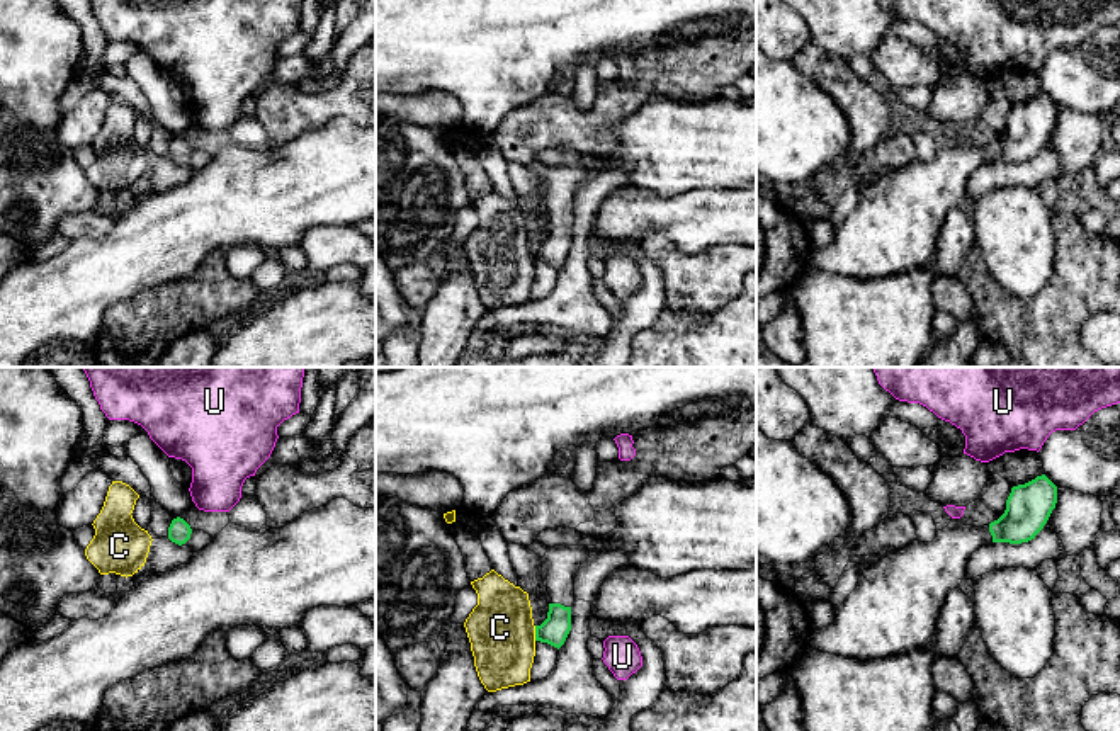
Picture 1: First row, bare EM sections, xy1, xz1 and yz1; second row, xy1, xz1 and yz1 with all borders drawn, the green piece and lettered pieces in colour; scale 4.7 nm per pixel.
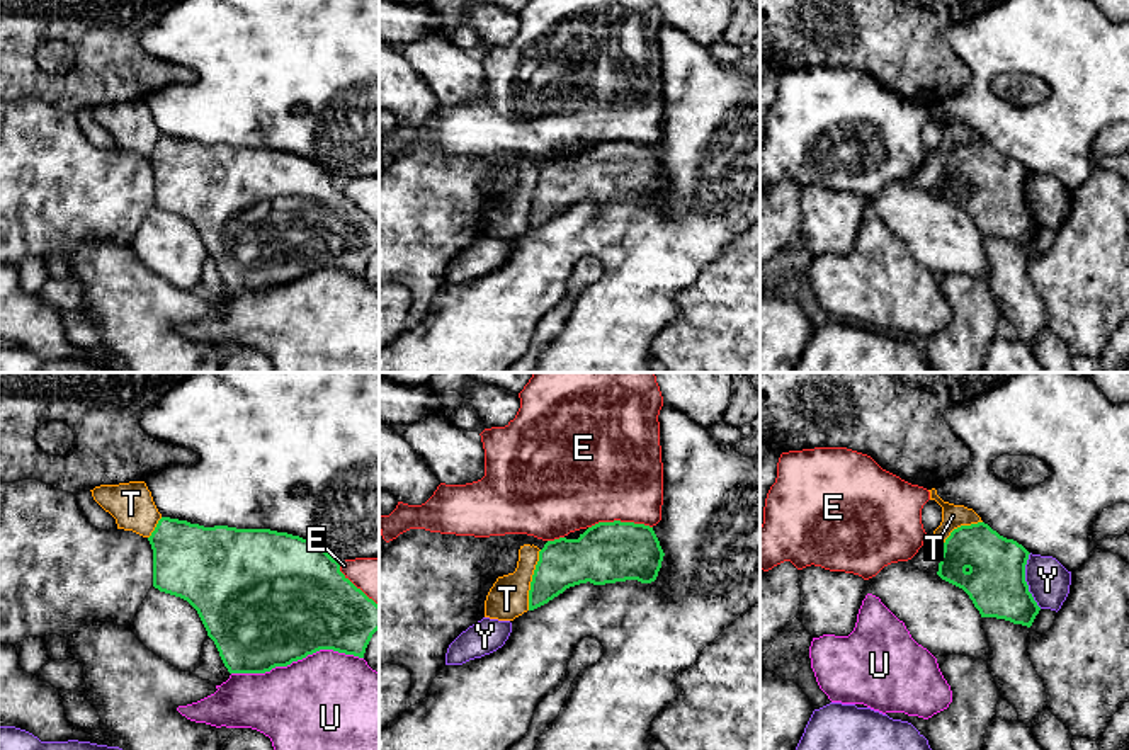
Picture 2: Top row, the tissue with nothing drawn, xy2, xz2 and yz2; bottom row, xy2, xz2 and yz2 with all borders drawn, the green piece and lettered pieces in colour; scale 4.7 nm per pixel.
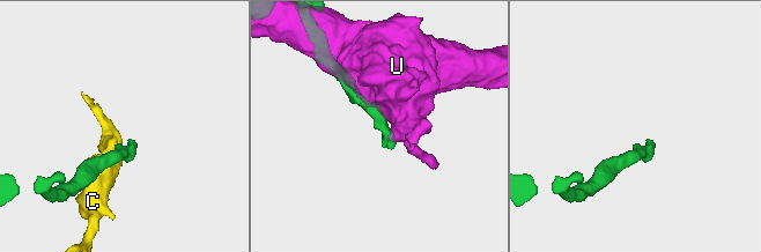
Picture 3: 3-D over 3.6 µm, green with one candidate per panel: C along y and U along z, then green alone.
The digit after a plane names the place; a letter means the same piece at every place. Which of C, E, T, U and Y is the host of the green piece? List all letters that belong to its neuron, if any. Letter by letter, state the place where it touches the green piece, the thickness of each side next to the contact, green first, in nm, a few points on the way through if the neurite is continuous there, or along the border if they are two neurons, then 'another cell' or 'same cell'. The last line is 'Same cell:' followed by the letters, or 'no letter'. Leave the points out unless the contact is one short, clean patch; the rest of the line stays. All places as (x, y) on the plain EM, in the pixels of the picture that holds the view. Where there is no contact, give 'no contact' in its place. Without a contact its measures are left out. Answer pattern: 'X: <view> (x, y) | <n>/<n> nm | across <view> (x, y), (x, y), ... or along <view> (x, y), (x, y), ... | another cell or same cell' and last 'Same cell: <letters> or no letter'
C: xz1 (536, 252) | 140/320 nm | another cell
E: xz2 (619, 140) | 280/480 nm | another cell
T: xz2 (533, 199) | 240/190 nm | along xz2 (541, 169), (531, 201), (527, 228) | another cell
U: xy2 (296, 279) | 500/500 nm | another cell
Y: yz2 (1024, 199) | 280/200 nm | along yz2 (1029, 172), (1026, 203), (1032, 218), (1041, 227) | another cell
Same cell: no letter

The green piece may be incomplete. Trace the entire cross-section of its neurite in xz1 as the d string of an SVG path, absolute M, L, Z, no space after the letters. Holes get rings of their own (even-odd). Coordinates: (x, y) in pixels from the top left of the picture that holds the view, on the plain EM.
M648 97L639 100L632 116L615 126L617 146L598 155L597 165L554 165L542 177L544 216L547 238L535 245L535 260L561 267L571 250L574 197L580 185L603 170L625 170L629 184L656 196L668 197L699 189L756 187L756 104L741 100L675 100Z

